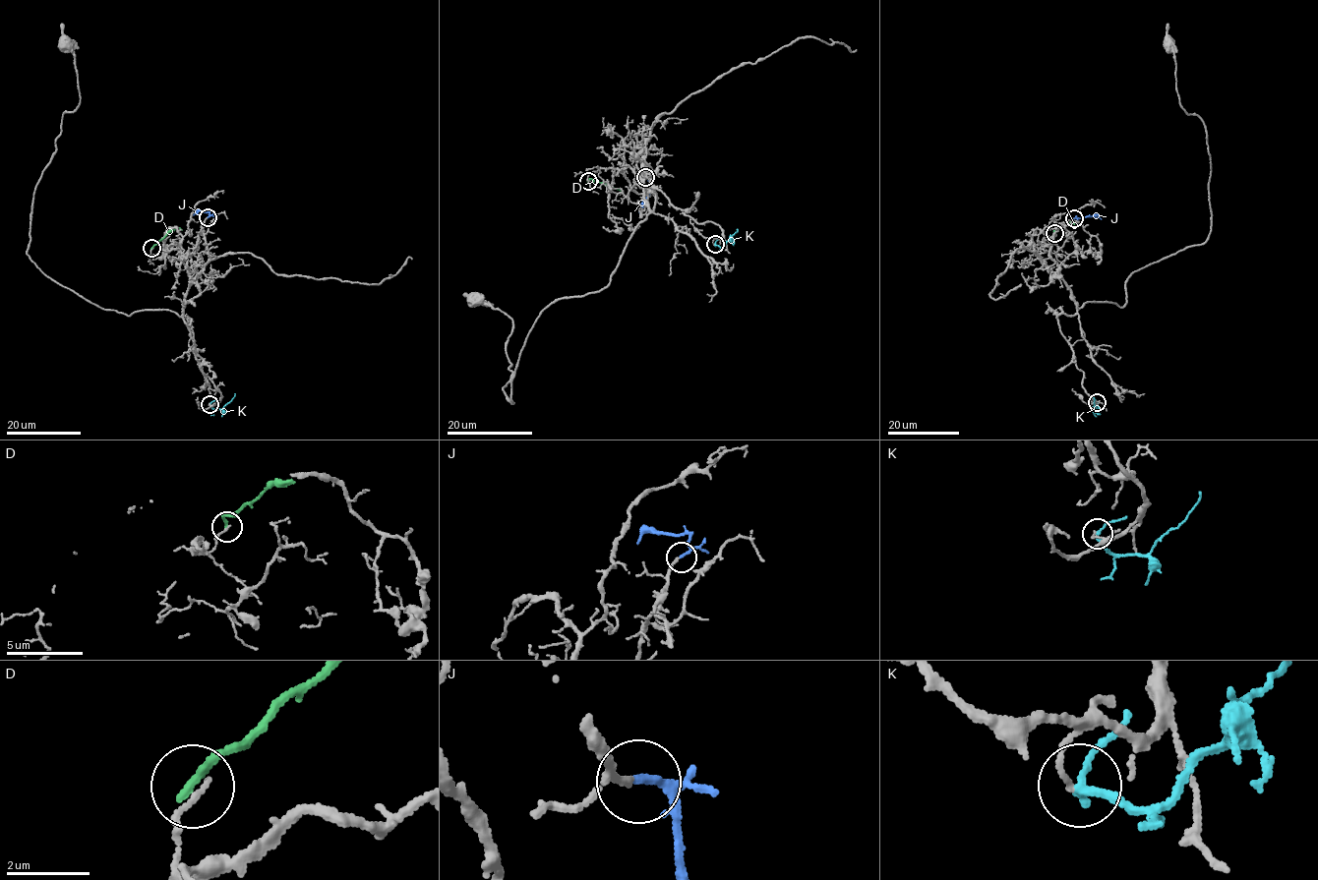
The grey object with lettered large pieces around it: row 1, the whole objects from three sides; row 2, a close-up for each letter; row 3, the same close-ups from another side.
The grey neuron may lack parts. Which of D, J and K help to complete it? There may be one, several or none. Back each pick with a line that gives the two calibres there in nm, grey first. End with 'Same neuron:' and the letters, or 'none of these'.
J: Thickness 190 nm (grey) against 190 nm
Same neuron: J

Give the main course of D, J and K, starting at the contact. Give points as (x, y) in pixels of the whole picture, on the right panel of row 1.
D: (1054, 233), (1066, 223), (1077, 226)
J: (1074, 218), (1097, 215), (1102, 219)
K: (1097, 402), (1100, 408), (1097, 409), (1093, 396)

